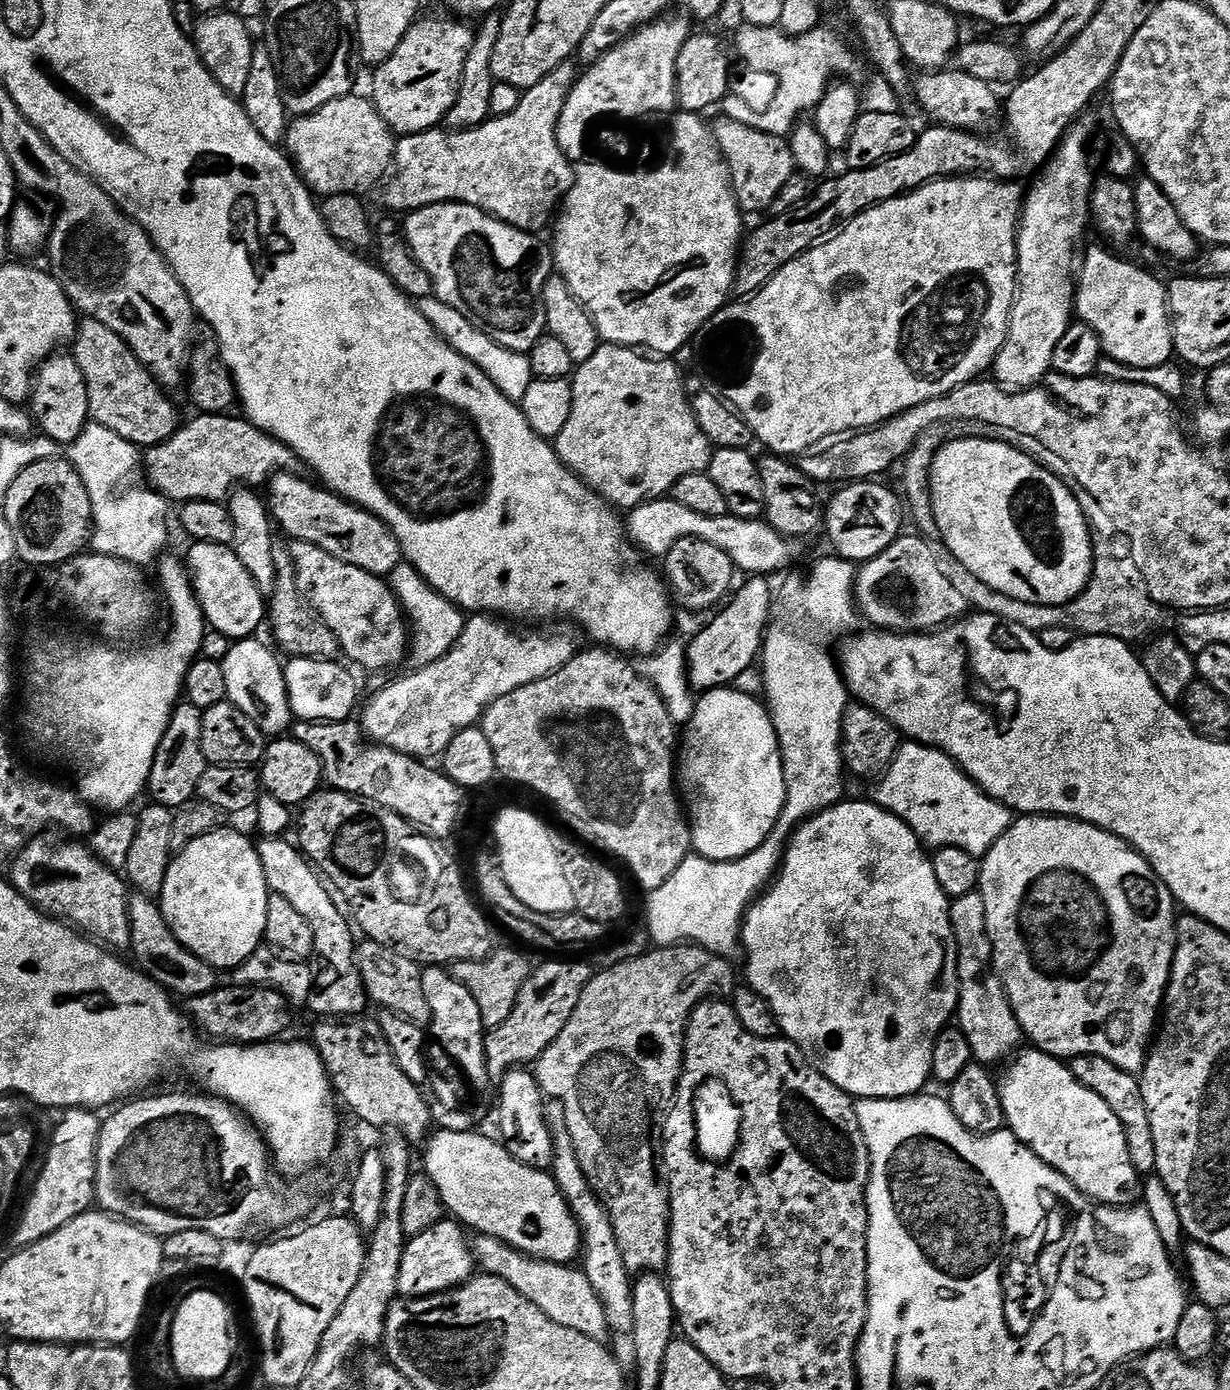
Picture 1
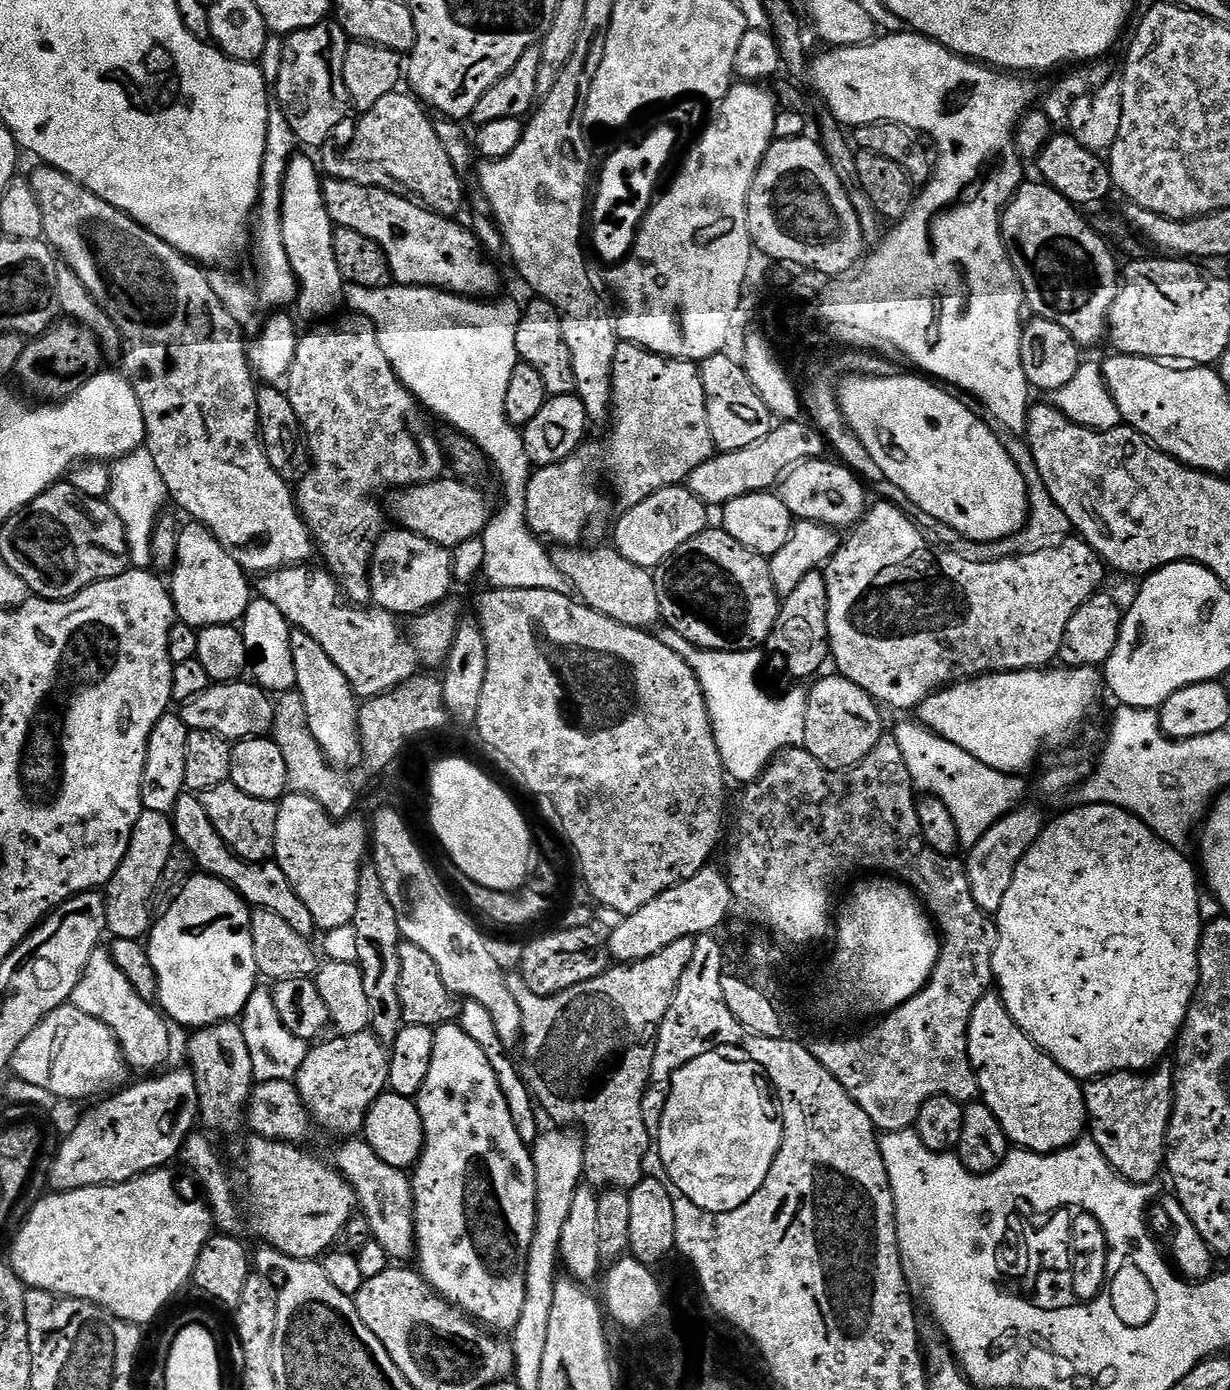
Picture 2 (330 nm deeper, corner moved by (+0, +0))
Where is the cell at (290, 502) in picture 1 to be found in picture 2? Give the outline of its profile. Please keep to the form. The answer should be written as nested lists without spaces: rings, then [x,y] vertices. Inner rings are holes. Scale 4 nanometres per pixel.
[[[385,531],[372,549],[368,565],[372,604],[397,617],[411,618],[449,599],[448,591],[454,585],[452,552],[422,538],[417,532],[395,531]]]

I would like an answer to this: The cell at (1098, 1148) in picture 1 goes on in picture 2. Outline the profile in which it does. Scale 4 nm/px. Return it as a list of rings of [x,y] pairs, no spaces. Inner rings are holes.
[[[999,995],[983,996],[974,1006],[968,1027],[968,1053],[980,1077],[982,1102],[998,1118],[1002,1130],[1017,1149],[1060,1152],[1086,1132],[1084,1089],[1081,1081],[1062,1070],[1031,1040],[1000,1001]]]

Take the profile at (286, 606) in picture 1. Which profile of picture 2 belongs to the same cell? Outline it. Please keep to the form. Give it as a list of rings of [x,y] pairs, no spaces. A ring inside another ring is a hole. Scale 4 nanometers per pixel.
[[[345,312],[345,316],[337,315],[297,339],[294,362],[286,377],[290,406],[294,406],[294,414],[298,414],[300,431],[306,437],[306,452],[308,448],[310,457],[310,467],[295,485],[294,495],[296,508],[312,536],[315,551],[324,555],[327,571],[335,577],[340,591],[351,603],[368,606],[372,604],[368,565],[372,549],[386,531],[385,509],[381,501],[379,504],[372,499],[379,492],[413,488],[415,484],[429,484],[431,480],[441,479],[446,472],[446,448],[441,441],[440,444],[436,441],[427,422],[420,417],[416,397],[404,387],[386,354],[382,354],[376,327],[370,318],[360,312]]]

